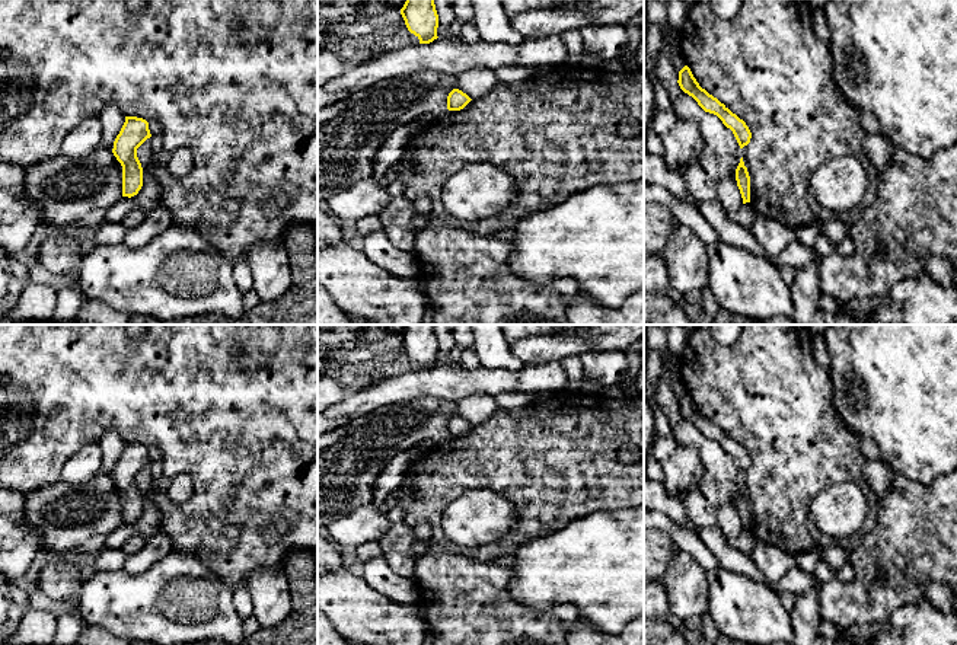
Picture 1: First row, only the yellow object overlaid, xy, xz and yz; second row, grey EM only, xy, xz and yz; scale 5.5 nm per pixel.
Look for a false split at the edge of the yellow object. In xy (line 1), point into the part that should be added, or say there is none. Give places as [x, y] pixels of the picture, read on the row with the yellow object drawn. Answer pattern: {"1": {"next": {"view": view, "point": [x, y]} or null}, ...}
{"1": {"next": null}}

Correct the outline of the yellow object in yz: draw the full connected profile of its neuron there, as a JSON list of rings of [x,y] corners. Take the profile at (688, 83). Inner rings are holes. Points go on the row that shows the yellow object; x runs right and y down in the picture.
[[[688,66],[679,71],[677,83],[680,89],[692,96],[705,112],[717,115],[722,124],[733,131],[740,149],[750,143],[752,132],[746,122],[733,114],[717,98],[702,89]]]

